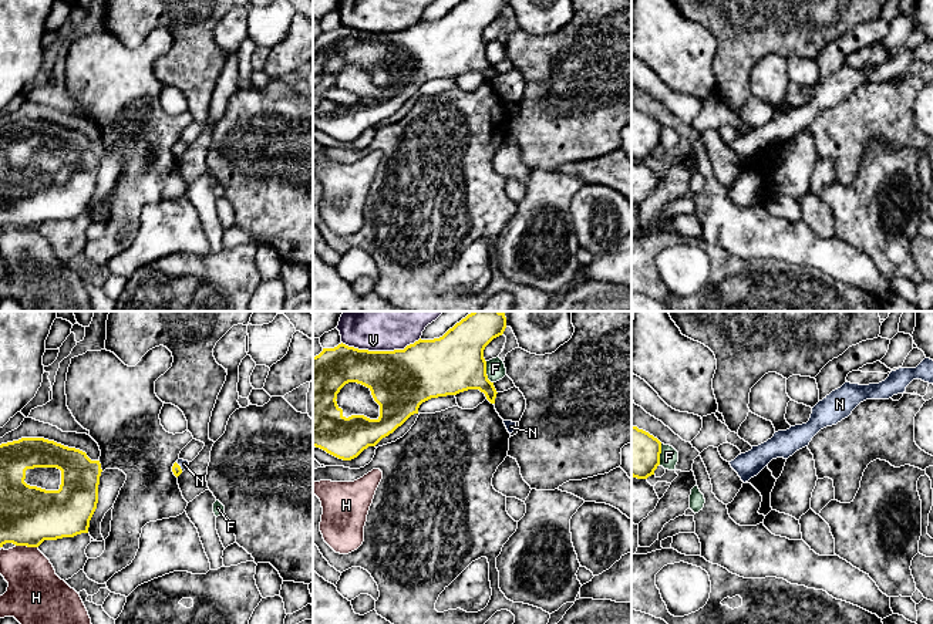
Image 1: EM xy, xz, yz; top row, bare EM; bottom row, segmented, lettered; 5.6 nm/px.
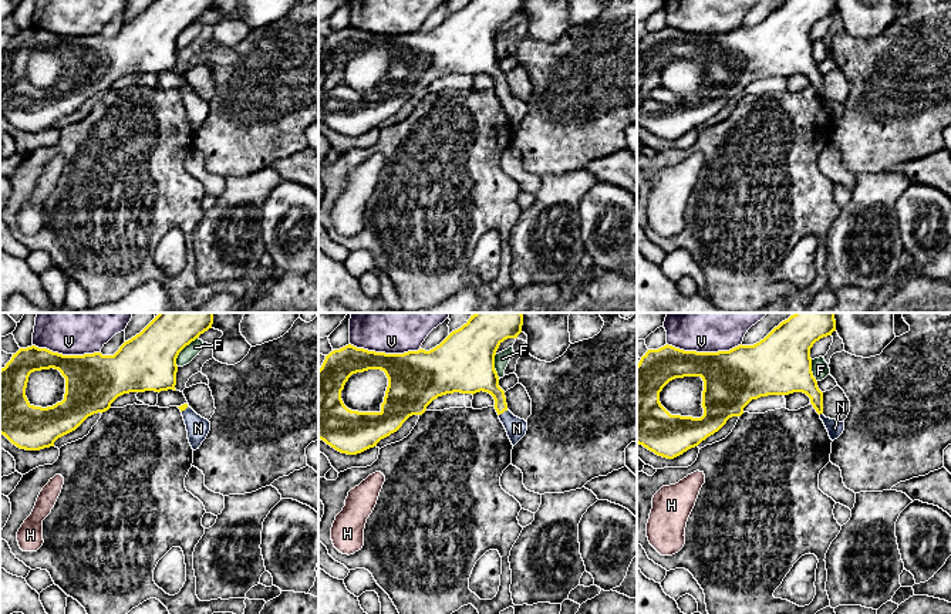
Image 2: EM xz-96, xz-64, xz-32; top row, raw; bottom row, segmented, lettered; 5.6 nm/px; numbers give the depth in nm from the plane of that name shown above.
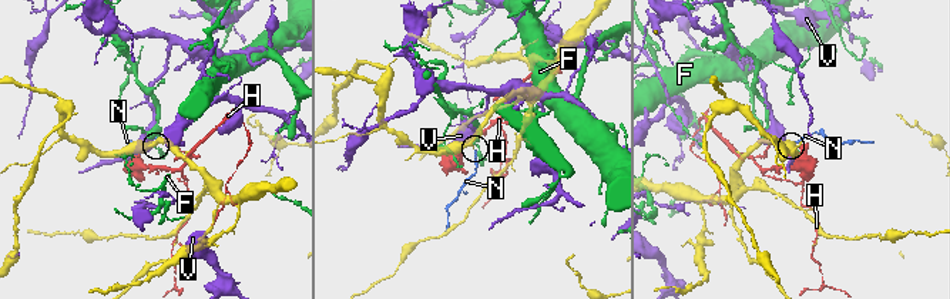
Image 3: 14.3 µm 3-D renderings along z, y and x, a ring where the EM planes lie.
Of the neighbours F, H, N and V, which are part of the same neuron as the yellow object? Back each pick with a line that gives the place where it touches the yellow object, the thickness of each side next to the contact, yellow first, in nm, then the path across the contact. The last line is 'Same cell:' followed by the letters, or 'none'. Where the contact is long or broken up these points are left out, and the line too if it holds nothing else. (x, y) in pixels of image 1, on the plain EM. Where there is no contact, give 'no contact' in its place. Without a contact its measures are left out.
N: contact xy (179, 148); calibres 50 and 50 nm; way xy (177, 151), (179, 148), (184, 145)
Same cell: N

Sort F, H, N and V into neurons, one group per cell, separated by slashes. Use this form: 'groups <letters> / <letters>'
groups F / H / N / V

